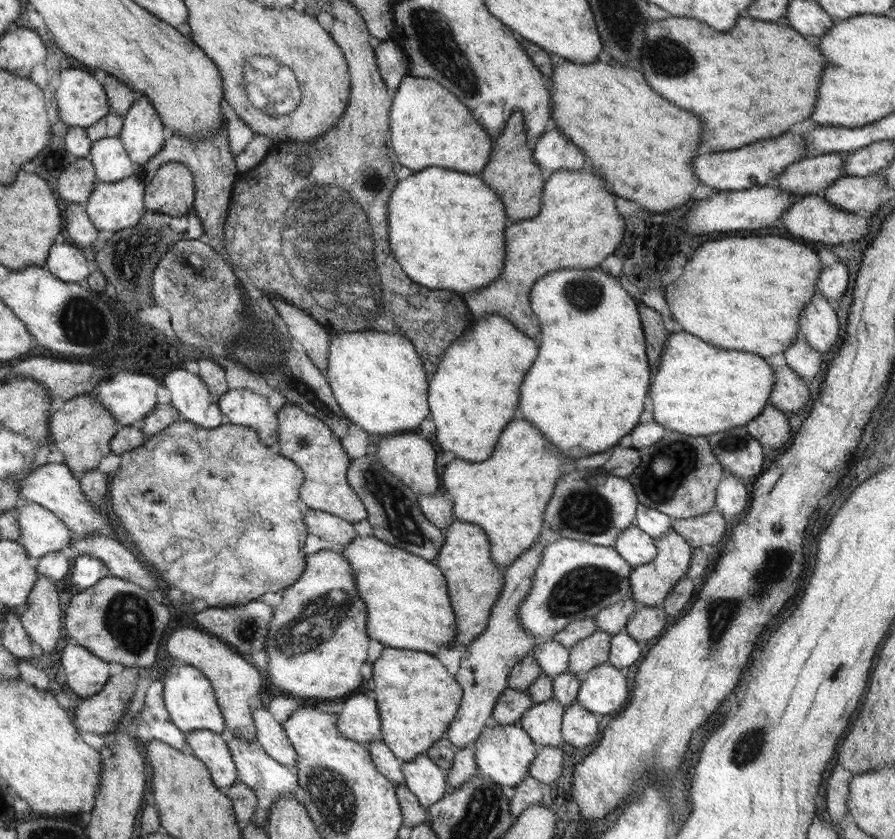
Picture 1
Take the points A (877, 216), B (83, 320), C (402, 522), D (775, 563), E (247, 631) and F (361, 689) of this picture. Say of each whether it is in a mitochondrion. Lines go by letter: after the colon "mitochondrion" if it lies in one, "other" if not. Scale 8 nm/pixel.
A: other
B: mitochondrion
C: mitochondrion
D: mitochondrion
E: mitochondrion
F: other

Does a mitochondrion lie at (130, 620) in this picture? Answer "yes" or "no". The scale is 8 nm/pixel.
yes

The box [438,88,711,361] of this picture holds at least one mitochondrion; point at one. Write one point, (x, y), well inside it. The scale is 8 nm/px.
(585, 294)

